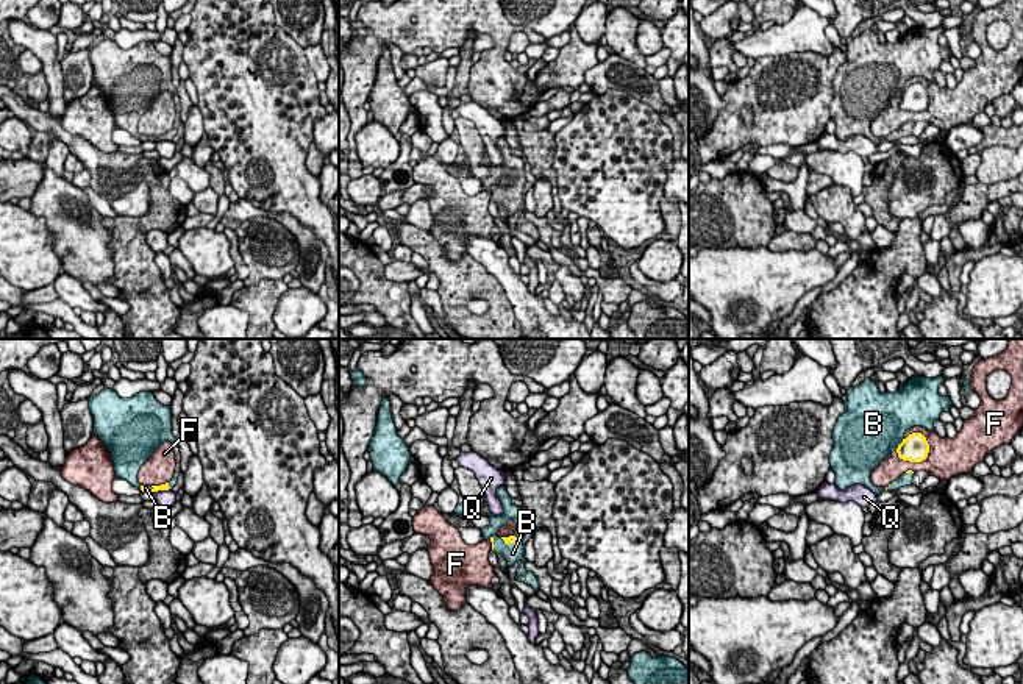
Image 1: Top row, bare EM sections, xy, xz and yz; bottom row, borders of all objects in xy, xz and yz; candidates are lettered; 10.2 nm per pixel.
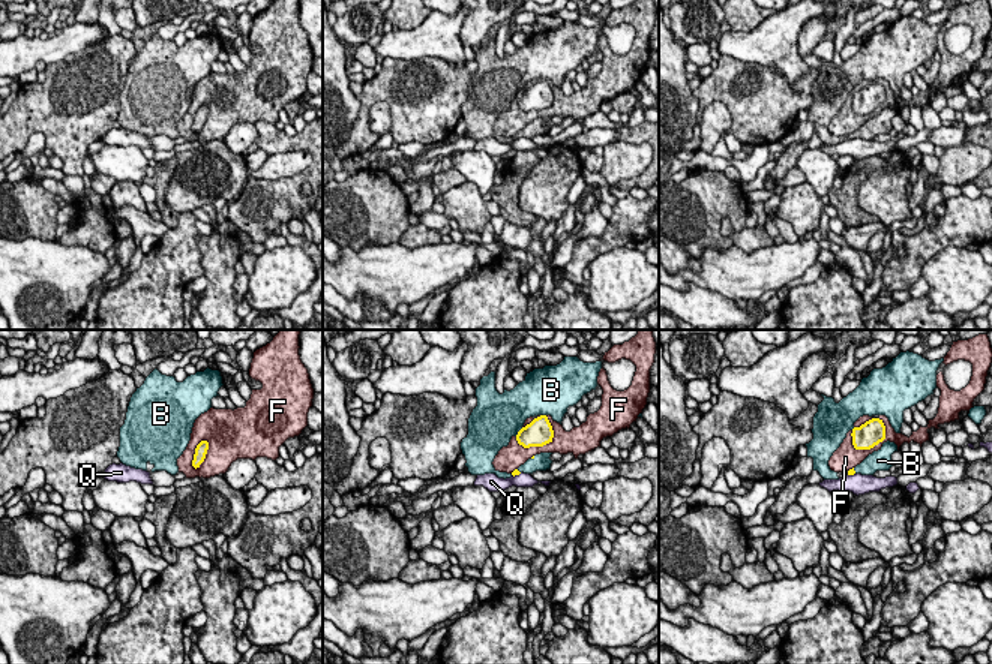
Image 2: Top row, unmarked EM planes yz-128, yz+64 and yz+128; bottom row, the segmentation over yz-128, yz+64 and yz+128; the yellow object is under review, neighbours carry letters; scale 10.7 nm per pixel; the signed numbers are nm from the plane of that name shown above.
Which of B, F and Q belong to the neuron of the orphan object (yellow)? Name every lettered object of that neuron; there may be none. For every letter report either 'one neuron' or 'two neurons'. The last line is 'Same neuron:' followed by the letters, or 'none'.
B: one neuron
F: two neurons
Q: two neurons
Same neuron: B

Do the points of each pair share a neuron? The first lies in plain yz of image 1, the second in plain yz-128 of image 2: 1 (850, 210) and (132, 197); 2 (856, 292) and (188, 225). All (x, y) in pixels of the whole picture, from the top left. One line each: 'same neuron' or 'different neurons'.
1: same neuron
2: same neuron

